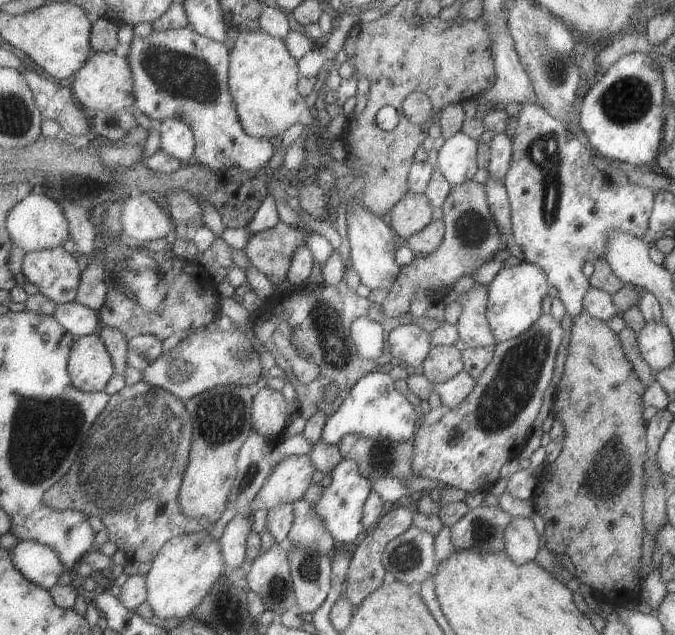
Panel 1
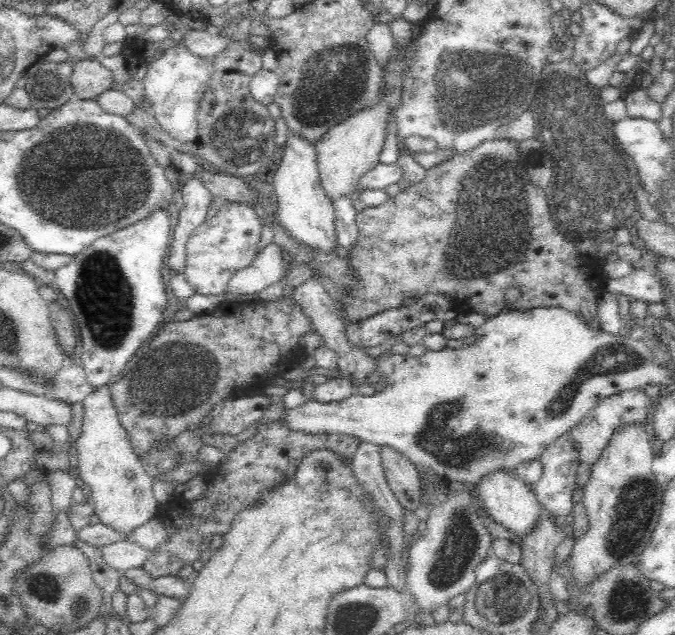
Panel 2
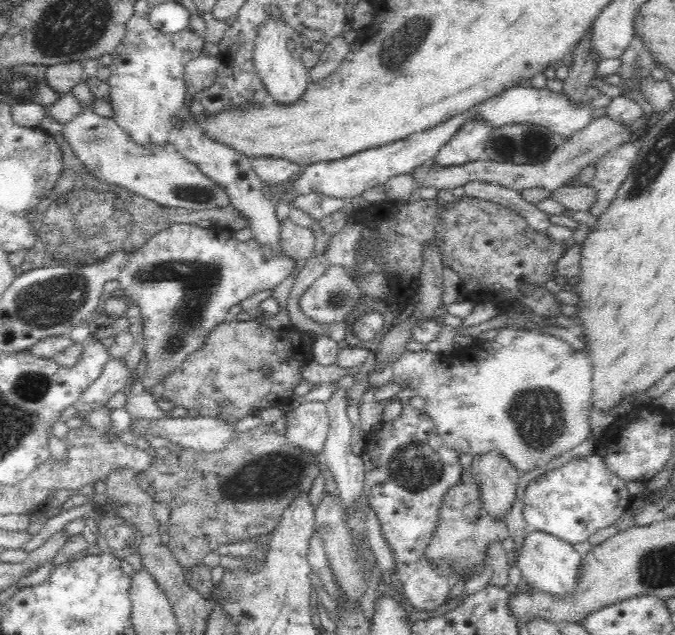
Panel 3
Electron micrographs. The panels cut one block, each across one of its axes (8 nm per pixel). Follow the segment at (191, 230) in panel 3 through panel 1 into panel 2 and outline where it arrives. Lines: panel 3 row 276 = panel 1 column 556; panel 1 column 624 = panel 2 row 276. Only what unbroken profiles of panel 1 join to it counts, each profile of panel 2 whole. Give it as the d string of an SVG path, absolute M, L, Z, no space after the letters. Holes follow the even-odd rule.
M227 201L220 206L216 216L209 217L188 238L185 254L185 278L198 294L222 294L232 276L252 264L257 256L257 244L261 239L262 224L248 205Z

